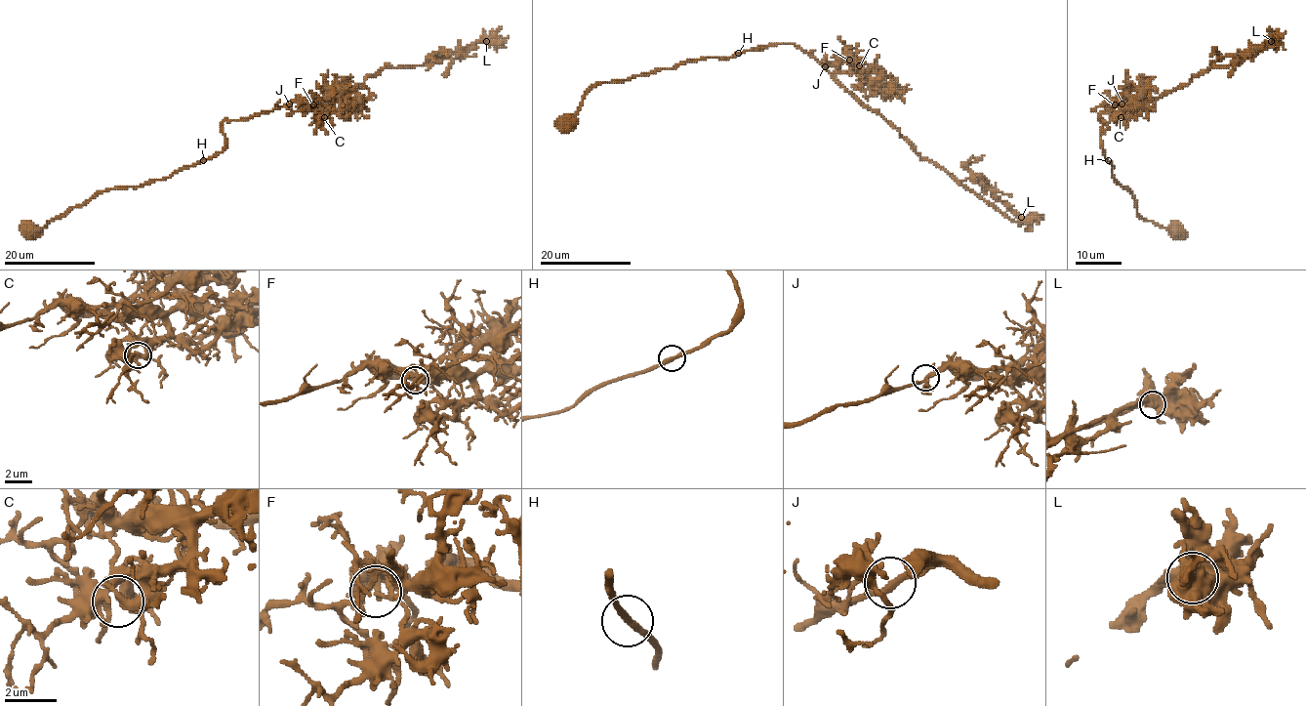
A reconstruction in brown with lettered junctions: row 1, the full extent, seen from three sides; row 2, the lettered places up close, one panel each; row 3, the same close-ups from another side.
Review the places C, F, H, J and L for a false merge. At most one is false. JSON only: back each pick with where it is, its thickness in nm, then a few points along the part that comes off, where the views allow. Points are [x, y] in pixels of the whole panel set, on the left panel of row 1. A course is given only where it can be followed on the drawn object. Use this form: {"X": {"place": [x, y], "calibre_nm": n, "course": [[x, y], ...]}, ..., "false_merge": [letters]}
{"false_merge": []}

